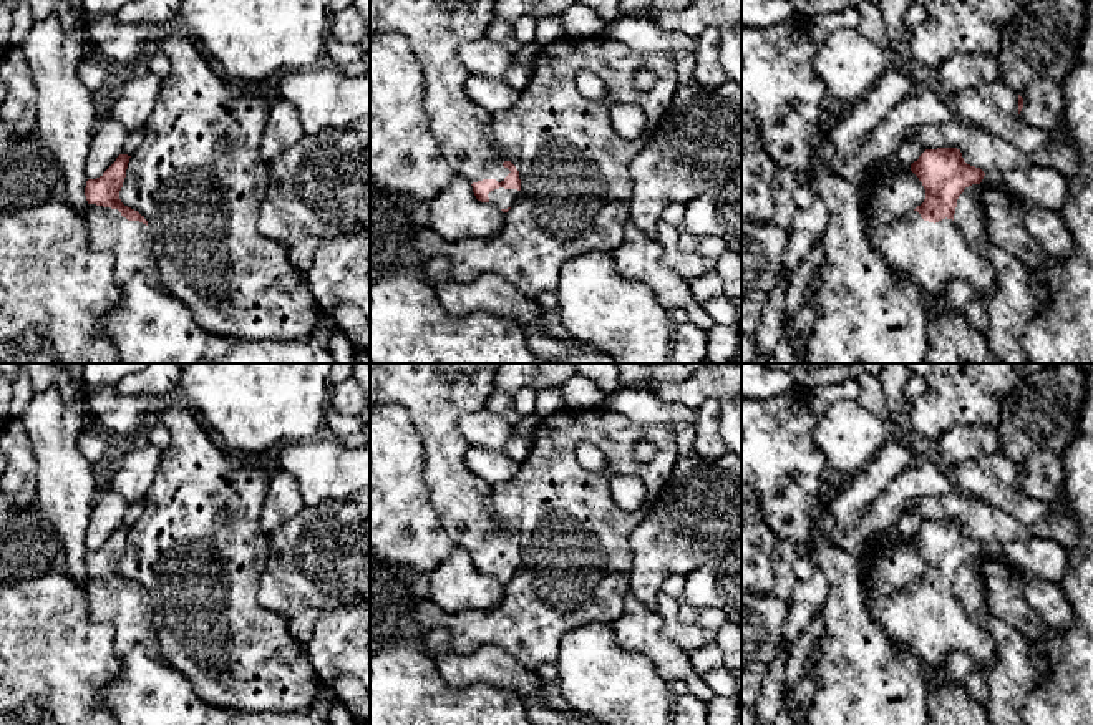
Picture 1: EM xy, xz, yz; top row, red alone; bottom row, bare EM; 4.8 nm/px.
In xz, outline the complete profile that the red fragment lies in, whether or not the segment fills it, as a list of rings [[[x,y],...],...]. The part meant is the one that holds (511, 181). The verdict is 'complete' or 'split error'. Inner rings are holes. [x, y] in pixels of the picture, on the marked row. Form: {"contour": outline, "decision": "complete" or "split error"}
{"contour": [[[370,0],[370,36],[380,32],[401,33],[421,68],[425,113],[446,163],[471,182],[478,201],[508,212],[521,191],[519,171],[494,141],[493,114],[474,105],[464,93],[468,68],[459,46],[486,38],[494,20],[496,0]]], "decision": "split error"}

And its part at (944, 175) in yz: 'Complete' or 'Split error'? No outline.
Split error

